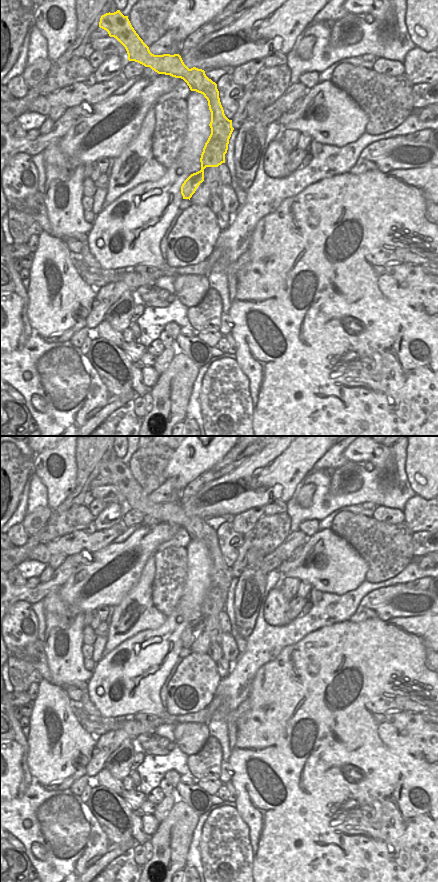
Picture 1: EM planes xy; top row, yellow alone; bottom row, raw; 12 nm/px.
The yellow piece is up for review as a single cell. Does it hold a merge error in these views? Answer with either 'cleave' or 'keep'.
cleave

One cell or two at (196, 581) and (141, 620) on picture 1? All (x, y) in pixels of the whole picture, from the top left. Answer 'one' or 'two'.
two

